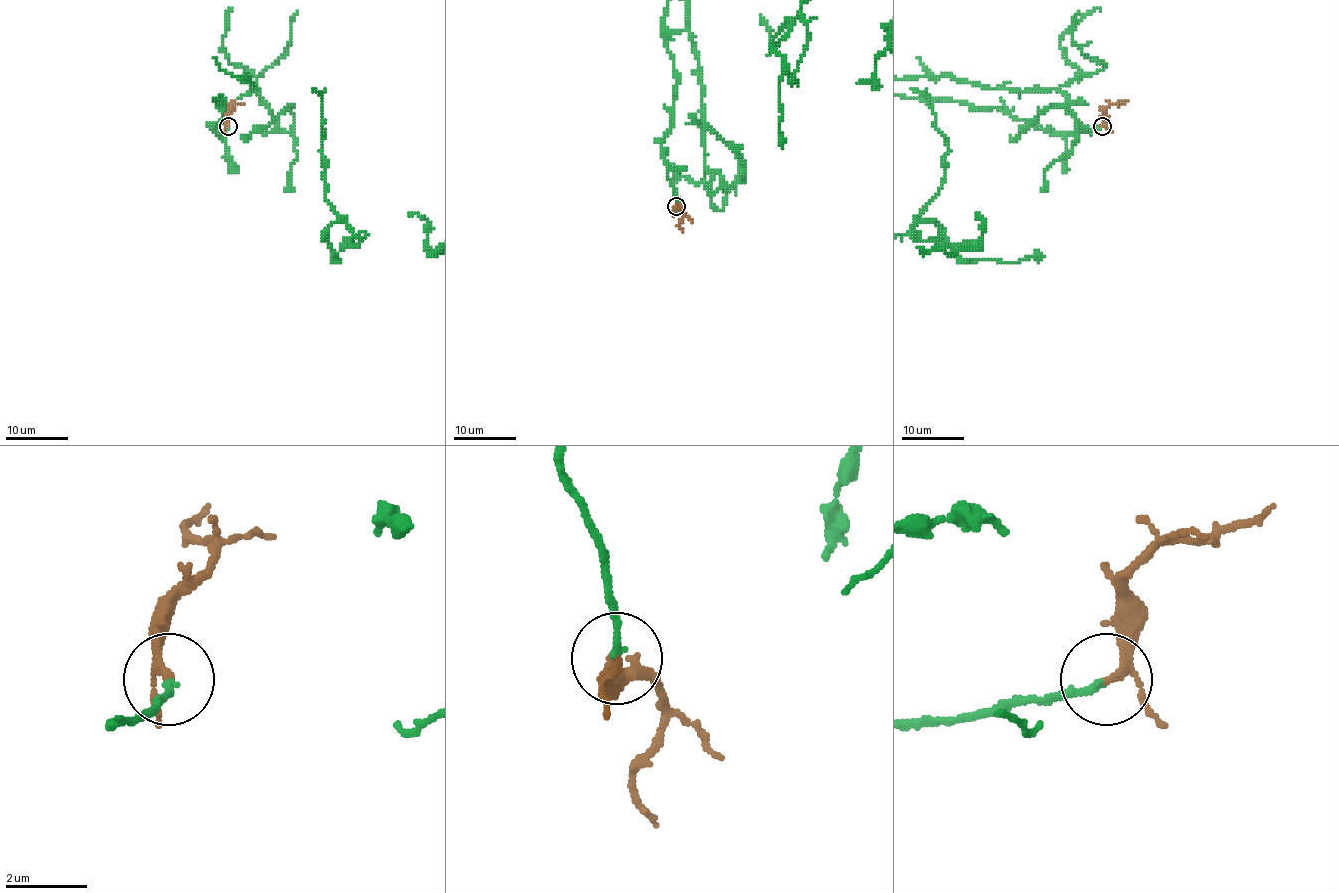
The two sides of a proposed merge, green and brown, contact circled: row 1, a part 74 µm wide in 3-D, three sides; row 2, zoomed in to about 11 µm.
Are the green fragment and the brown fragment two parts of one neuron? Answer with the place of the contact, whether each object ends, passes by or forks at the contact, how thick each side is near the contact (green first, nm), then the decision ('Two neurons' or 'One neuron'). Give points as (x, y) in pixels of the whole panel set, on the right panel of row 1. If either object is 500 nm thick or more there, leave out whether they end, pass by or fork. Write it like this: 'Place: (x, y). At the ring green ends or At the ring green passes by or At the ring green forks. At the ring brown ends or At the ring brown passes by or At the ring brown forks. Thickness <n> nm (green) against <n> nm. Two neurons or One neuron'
Place: (1102, 126). At the ring green ends. At the ring brown passes by. Thickness 180 nm (green) against 150 nm. One neuron

